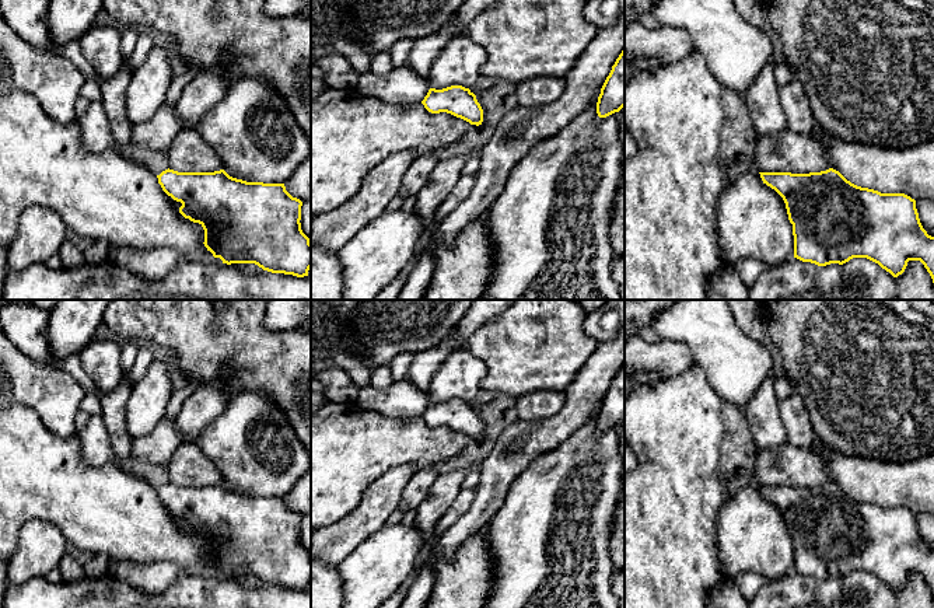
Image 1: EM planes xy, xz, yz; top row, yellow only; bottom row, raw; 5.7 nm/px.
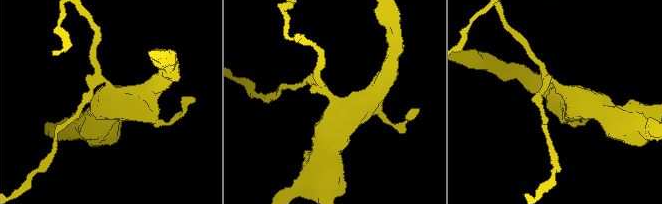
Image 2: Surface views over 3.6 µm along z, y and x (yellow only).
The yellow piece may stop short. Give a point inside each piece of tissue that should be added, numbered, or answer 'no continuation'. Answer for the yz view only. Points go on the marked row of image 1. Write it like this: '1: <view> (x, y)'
no continuation

